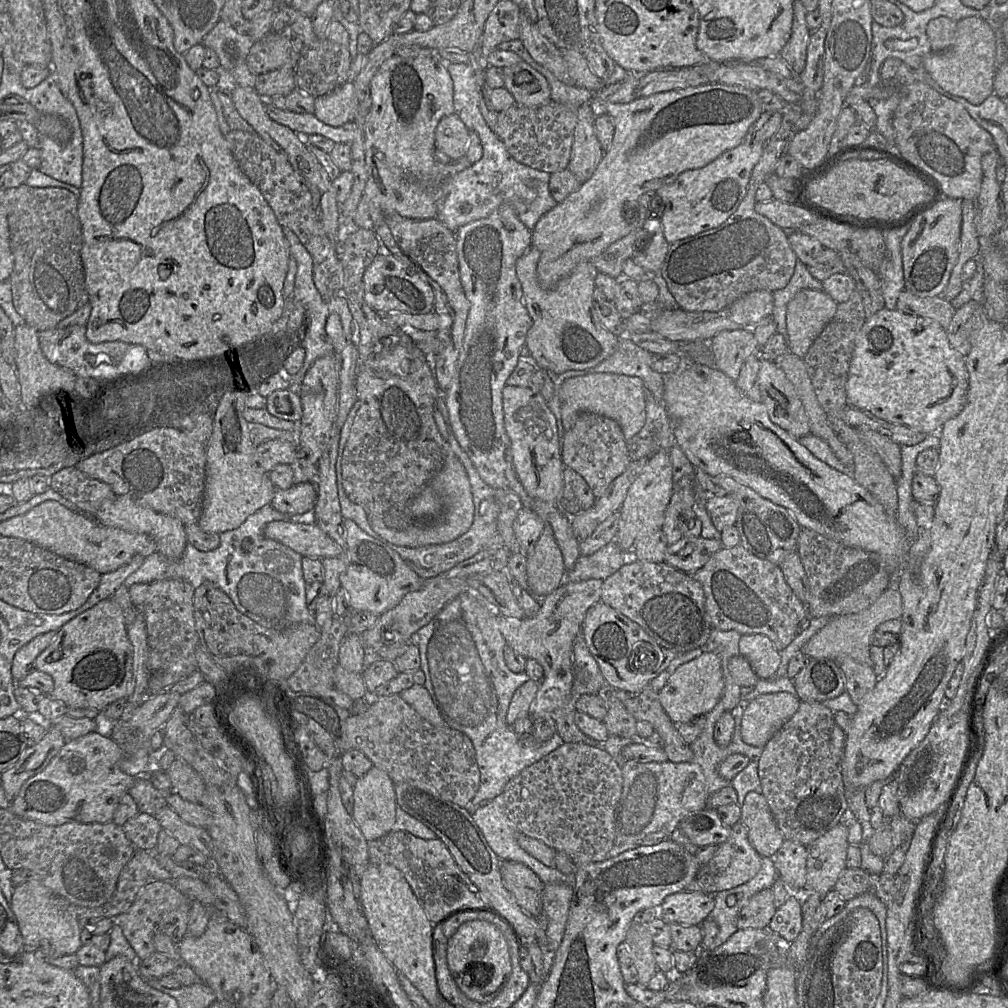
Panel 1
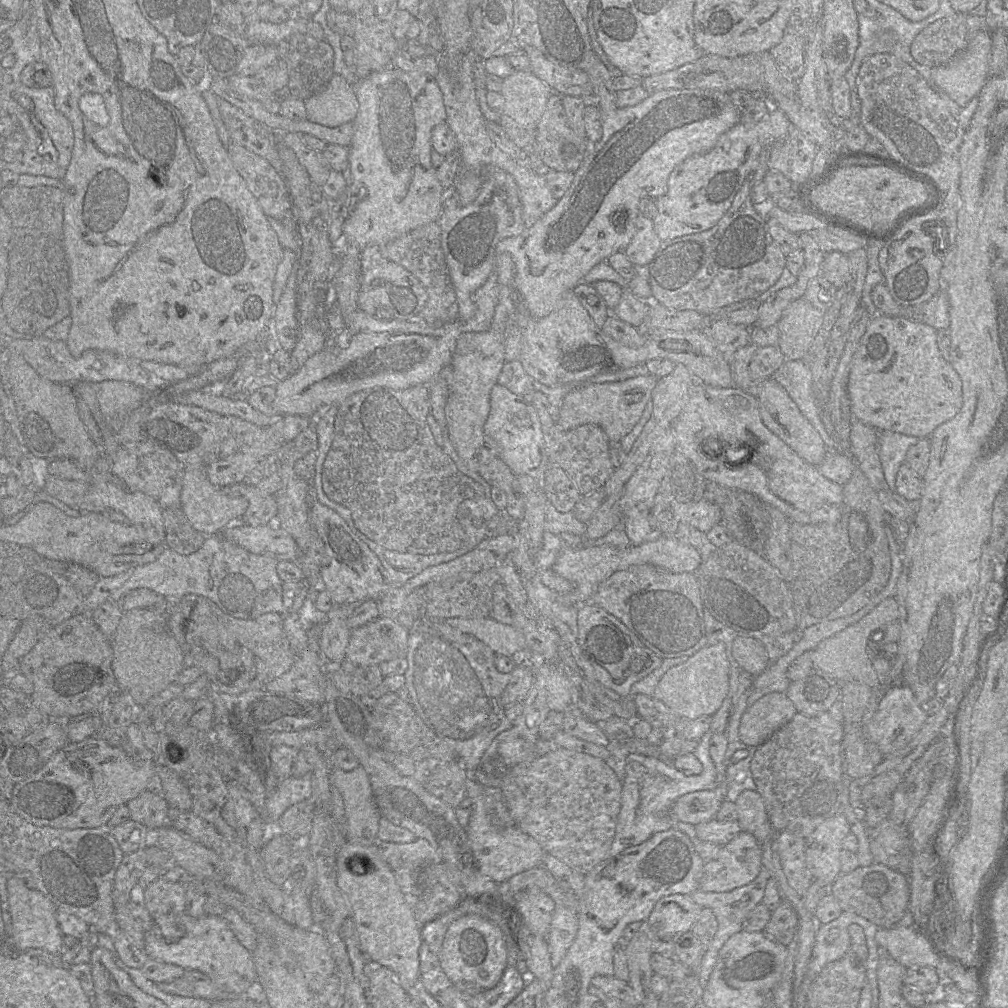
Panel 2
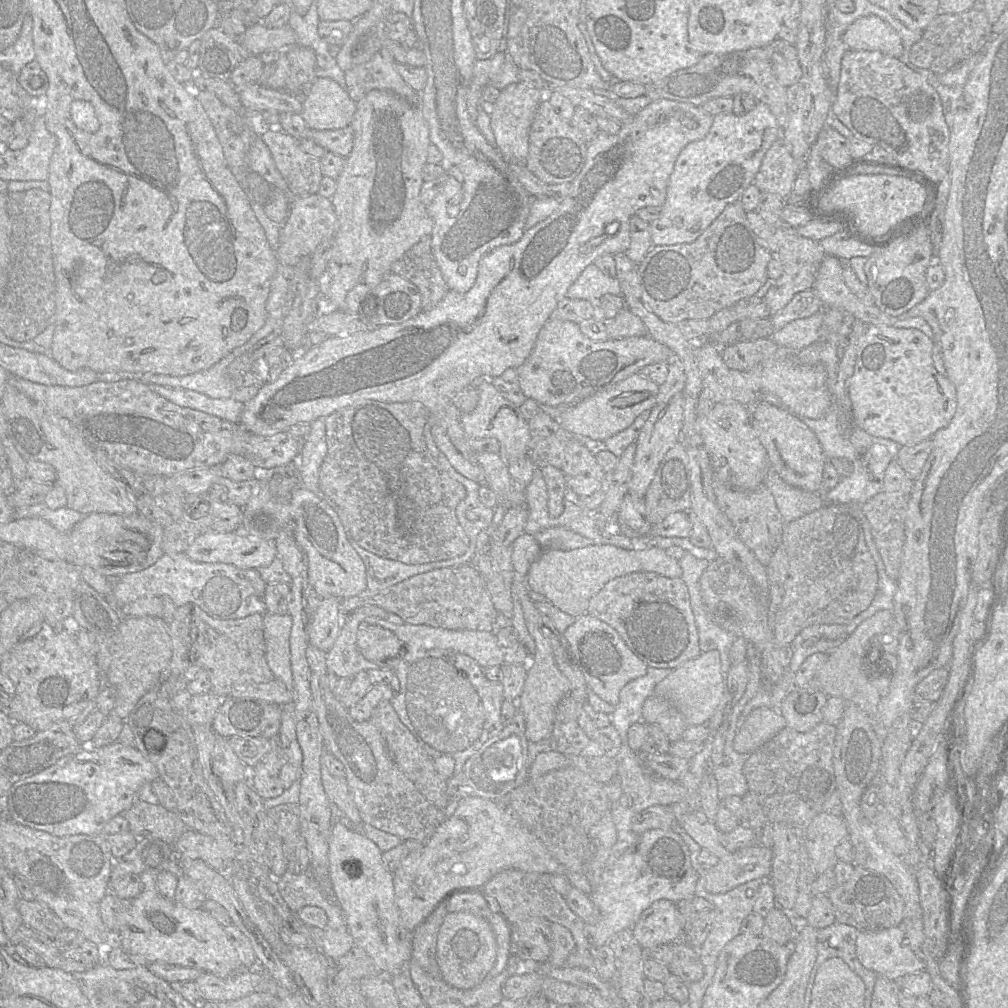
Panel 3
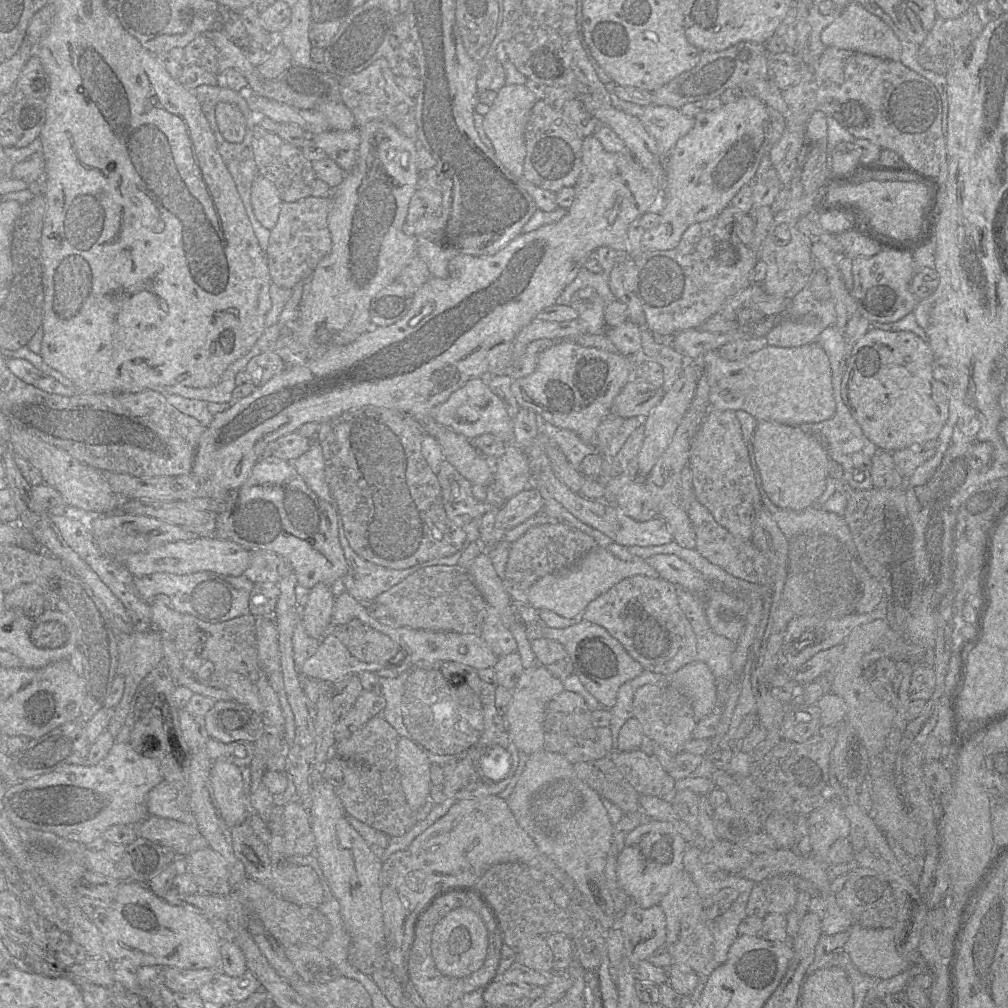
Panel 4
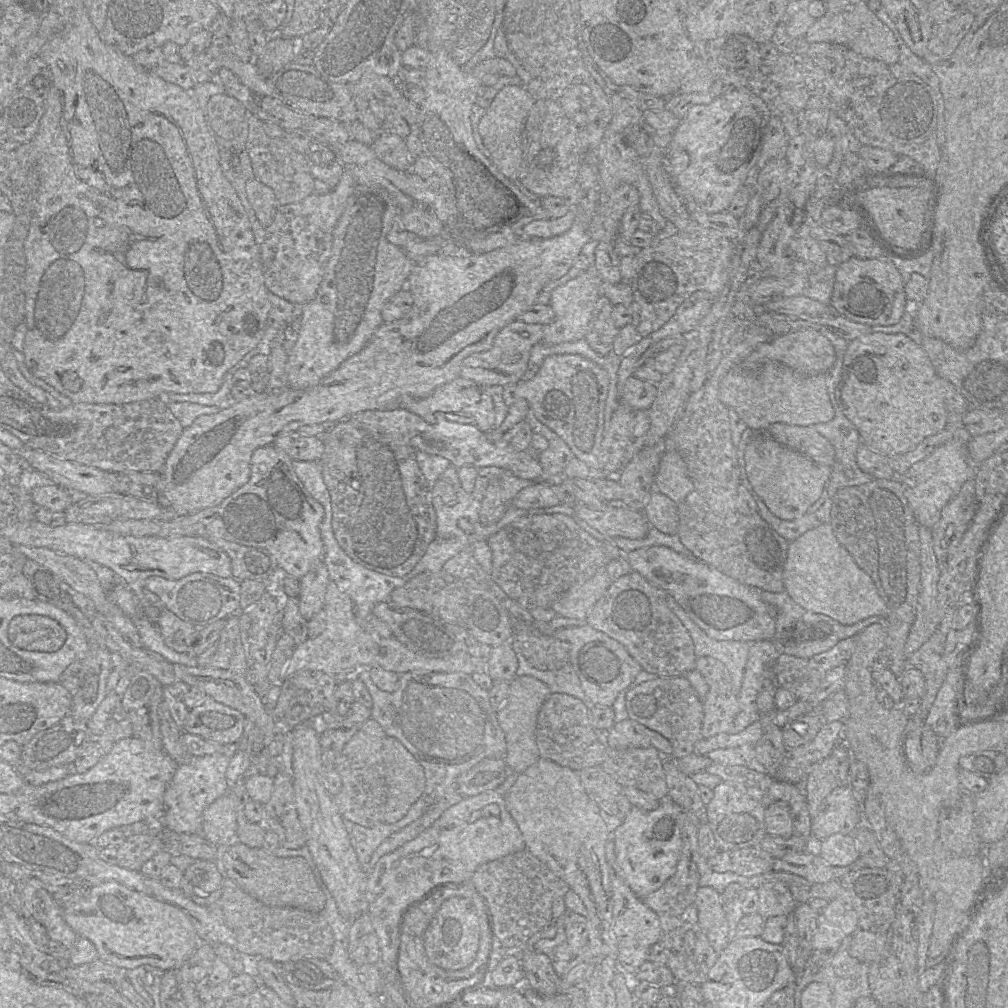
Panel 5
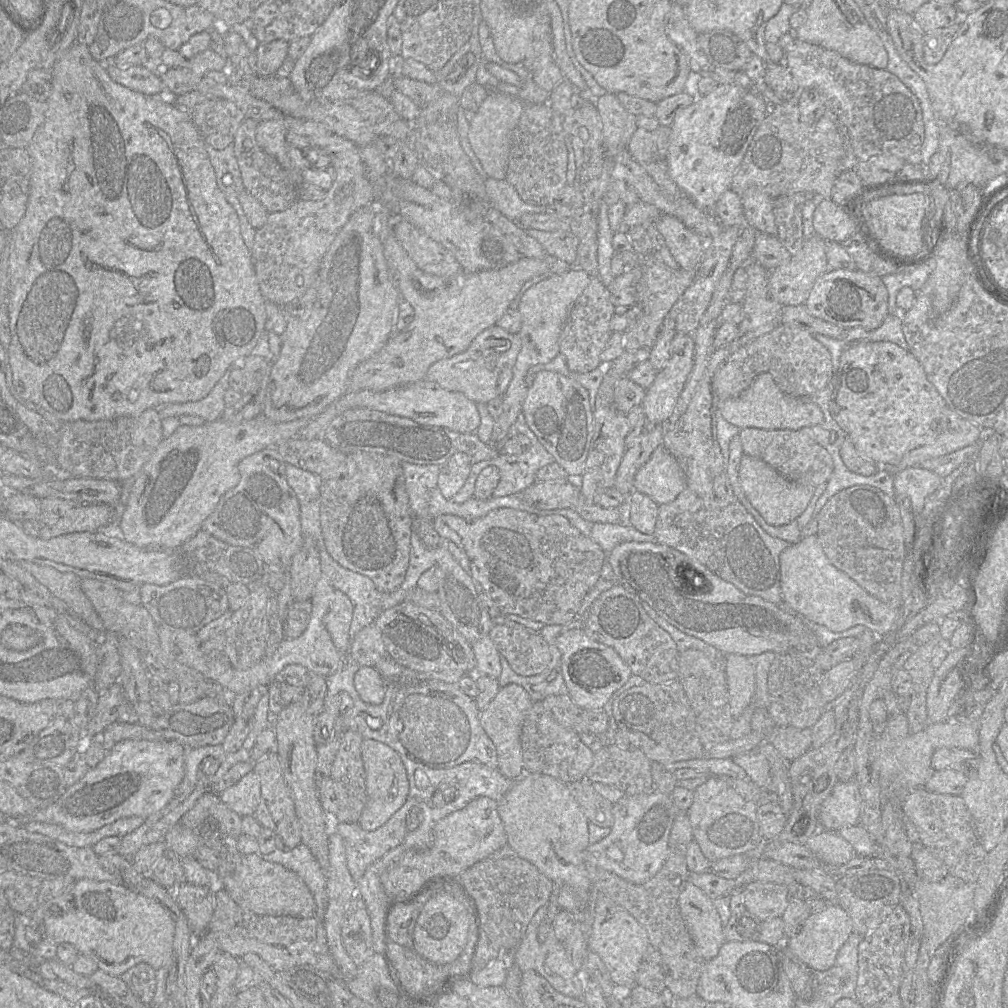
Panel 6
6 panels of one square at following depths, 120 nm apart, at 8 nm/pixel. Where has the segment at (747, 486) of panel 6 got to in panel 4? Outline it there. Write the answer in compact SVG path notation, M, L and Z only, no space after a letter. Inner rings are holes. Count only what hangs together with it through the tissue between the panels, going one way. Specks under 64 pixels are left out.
M758 421L752 436L753 455L760 485L778 507L803 510L812 506L826 488L830 457L826 448L799 426Z

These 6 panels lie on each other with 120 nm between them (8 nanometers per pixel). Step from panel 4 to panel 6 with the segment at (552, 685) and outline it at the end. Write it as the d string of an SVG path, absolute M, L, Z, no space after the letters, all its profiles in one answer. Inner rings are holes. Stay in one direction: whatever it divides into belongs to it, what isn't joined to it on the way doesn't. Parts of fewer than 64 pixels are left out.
M510 683L501 687L488 706L480 712L481 725L496 748L499 770L511 780L517 780L524 774L521 731L532 703L528 692L522 686Z

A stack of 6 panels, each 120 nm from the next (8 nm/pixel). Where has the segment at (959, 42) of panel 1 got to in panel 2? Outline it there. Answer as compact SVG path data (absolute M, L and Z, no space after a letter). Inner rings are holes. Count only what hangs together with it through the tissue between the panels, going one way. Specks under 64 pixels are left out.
M981 30L970 40L965 50L958 53L947 64L932 67L932 82L946 92L961 107L965 107L973 97L978 96L989 76L989 58L991 53L991 33Z

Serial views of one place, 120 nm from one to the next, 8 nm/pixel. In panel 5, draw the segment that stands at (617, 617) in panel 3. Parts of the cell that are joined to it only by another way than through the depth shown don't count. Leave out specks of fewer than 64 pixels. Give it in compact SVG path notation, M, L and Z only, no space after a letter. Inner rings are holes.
M631 570L613 581L606 593L594 604L585 622L620 642L629 655L640 664L642 670L658 677L684 676L686 672L694 669L696 656L693 640L681 620L670 608L668 595L662 589L649 583L638 572Z

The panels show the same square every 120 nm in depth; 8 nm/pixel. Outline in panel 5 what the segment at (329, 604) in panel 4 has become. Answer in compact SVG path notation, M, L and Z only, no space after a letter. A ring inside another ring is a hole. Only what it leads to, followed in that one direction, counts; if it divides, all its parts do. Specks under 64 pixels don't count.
M323 562L314 565L309 572L299 580L299 611L306 621L312 619L323 609L329 581L329 573Z

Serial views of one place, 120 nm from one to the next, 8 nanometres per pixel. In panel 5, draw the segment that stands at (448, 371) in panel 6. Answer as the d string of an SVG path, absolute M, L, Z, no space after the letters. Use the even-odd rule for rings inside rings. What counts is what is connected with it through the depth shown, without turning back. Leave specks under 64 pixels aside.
M519 320L509 323L499 331L491 349L474 353L463 360L460 377L472 380L482 387L506 387L520 382L527 369L531 348L542 342L543 331L542 324L527 324Z

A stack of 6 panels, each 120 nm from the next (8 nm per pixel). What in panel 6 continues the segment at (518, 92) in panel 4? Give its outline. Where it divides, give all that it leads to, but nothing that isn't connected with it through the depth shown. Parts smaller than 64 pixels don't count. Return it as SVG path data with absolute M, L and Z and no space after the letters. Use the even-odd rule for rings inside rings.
M491 91L471 118L468 140L487 178L506 178L512 133L524 108L525 103L518 96Z

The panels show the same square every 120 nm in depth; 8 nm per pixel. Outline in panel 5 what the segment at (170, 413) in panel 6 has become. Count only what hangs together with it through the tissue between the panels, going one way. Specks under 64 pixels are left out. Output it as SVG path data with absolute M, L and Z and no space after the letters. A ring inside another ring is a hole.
M258 349L249 351L235 366L231 367L225 374L219 390L215 393L163 393L159 397L164 401L168 399L172 402L191 402L206 406L216 406L220 410L231 406L232 399L230 396L231 388L234 386L233 376L240 368L246 368L250 359L256 354L262 353Z

